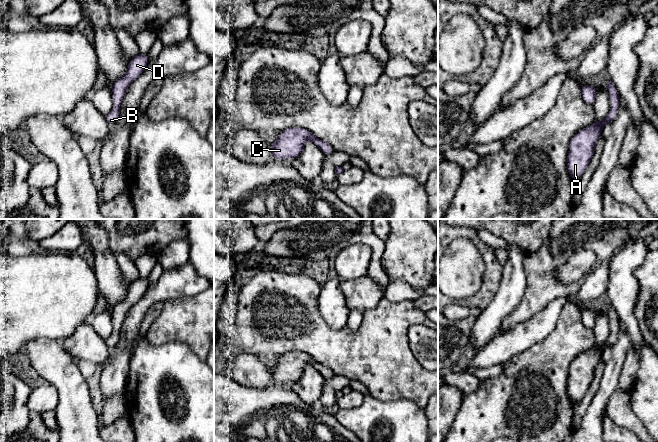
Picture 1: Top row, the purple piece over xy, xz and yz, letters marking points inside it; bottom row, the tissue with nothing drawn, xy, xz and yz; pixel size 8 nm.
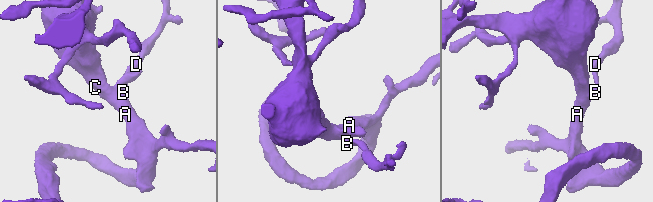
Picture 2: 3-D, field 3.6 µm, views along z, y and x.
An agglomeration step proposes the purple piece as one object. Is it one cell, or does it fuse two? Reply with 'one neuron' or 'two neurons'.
one neuron

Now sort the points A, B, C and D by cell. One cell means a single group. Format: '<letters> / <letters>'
A B C D

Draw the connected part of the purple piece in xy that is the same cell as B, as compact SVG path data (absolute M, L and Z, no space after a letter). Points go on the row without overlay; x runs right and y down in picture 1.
M138 277L129 285L126 297L112 309L114 329L110 337L105 340L109 350L113 349L120 340L120 330L128 310L140 300L148 286L148 278Z

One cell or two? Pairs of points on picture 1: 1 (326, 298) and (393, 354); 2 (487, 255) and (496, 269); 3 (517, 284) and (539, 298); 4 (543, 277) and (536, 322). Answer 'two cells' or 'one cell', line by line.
1: two cells
2: one cell
3: two cells
4: two cells

